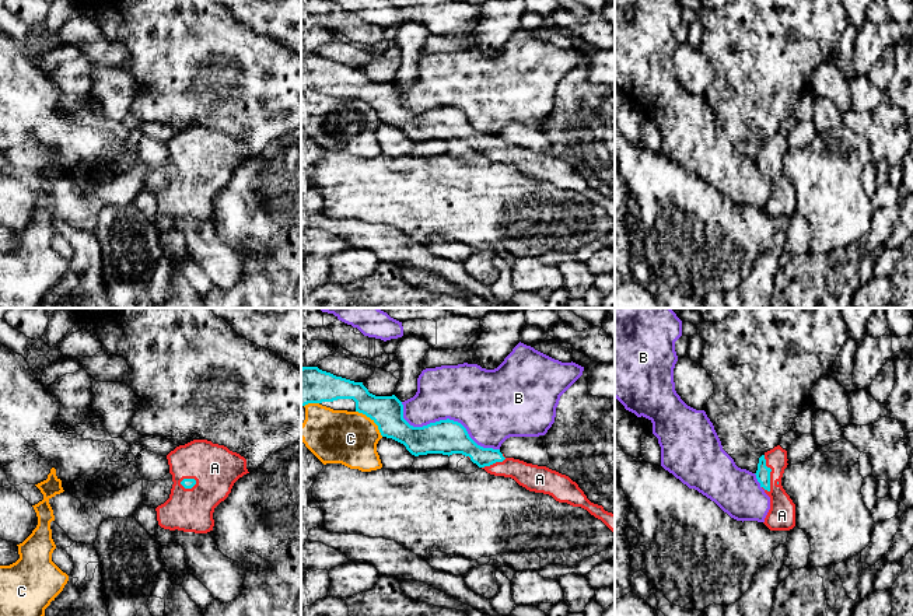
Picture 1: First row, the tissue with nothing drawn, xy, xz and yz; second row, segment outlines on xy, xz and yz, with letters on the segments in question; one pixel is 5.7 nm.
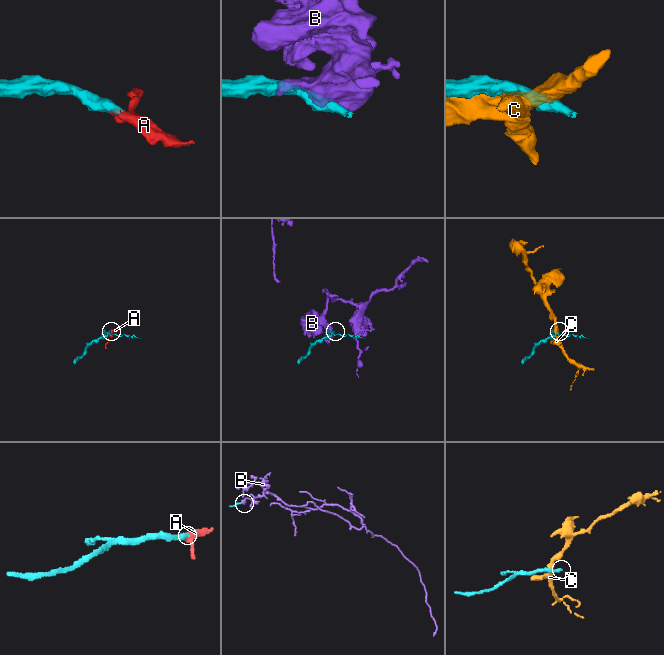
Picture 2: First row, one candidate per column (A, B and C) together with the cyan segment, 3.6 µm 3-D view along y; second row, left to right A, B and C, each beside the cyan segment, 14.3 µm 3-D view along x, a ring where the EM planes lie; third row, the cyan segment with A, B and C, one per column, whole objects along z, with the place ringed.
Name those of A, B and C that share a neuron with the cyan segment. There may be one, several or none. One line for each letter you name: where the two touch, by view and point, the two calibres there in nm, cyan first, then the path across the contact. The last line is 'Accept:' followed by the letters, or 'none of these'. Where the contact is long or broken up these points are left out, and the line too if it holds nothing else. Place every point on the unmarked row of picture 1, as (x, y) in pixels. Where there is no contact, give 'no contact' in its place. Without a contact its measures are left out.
A: meets cyan in yz at (769, 160); 80 nm thick on the cyan side, 160 nm on the other; runs through yz (763, 158), (769, 160), (782, 200)
Accept: A

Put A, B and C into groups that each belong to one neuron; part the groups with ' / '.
A / B / C

